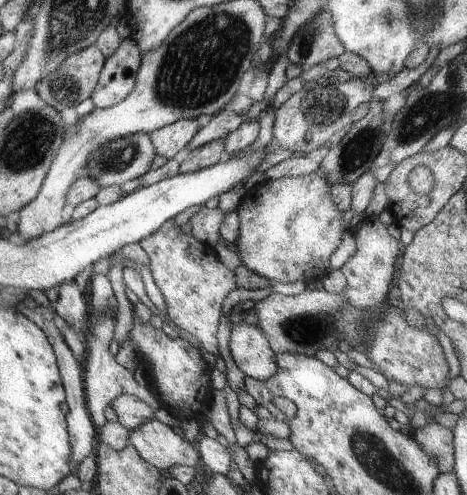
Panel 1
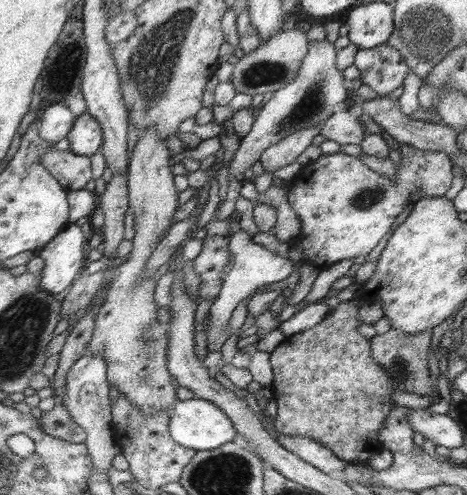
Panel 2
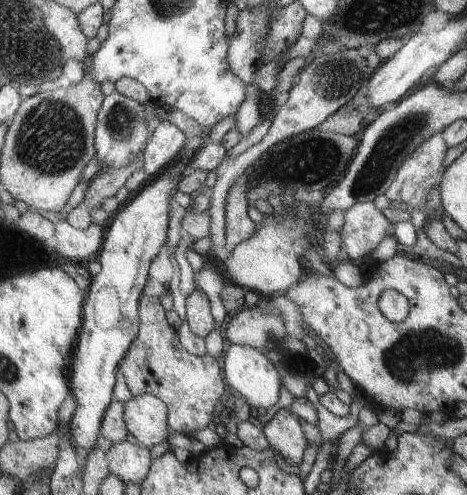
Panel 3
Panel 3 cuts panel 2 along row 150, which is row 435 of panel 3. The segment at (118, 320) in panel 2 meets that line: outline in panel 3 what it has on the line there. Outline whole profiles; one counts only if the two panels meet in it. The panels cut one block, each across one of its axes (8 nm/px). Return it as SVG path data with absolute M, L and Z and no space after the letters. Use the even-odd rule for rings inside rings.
M153 394L133 396L127 404L125 418L127 426L131 430L133 440L137 440L141 446L153 448L161 442L169 440L169 406L163 398Z

